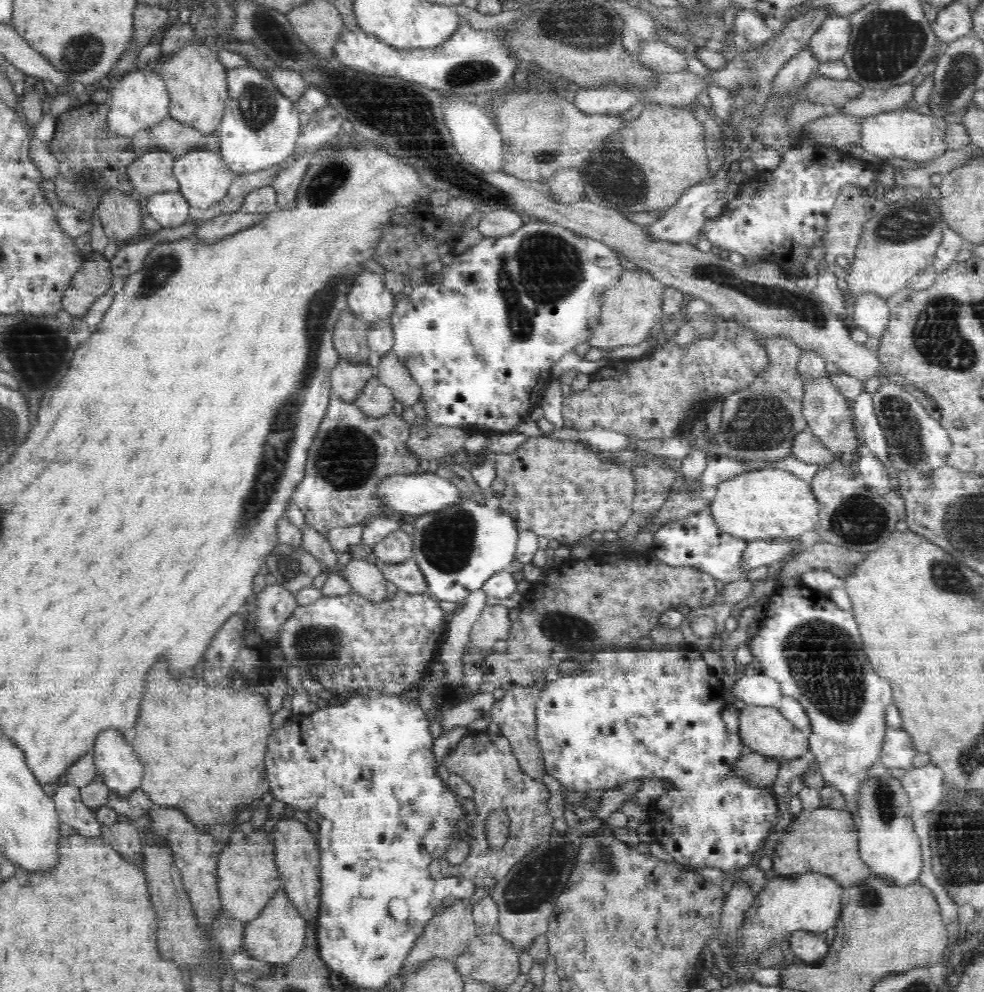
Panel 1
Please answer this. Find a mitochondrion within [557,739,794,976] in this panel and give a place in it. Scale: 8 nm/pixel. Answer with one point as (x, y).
(601, 859)

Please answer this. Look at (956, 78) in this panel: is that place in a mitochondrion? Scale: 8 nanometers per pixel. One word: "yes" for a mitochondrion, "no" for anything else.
yes

